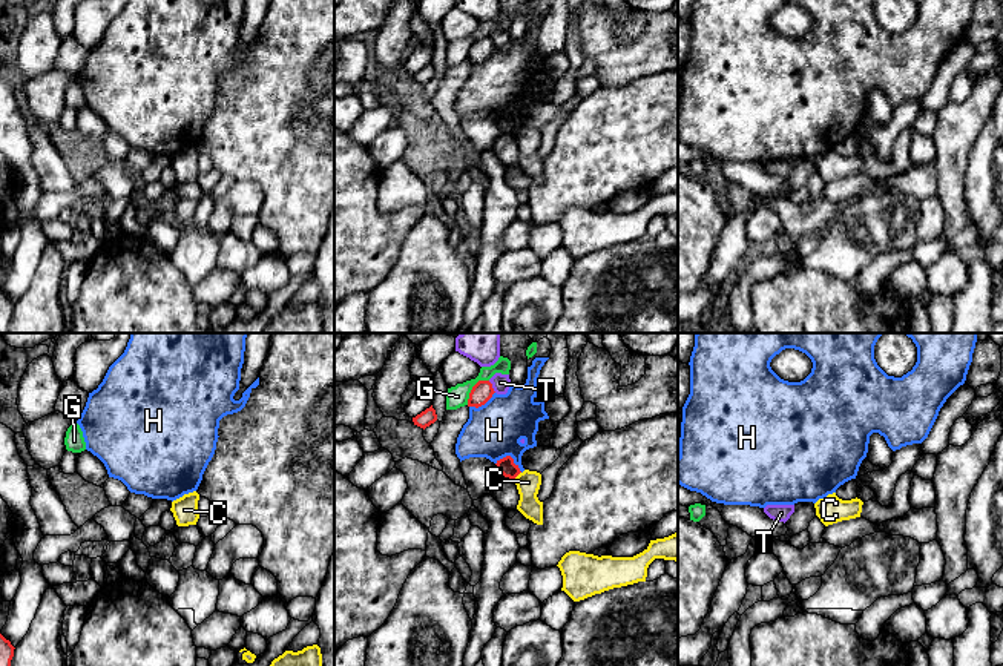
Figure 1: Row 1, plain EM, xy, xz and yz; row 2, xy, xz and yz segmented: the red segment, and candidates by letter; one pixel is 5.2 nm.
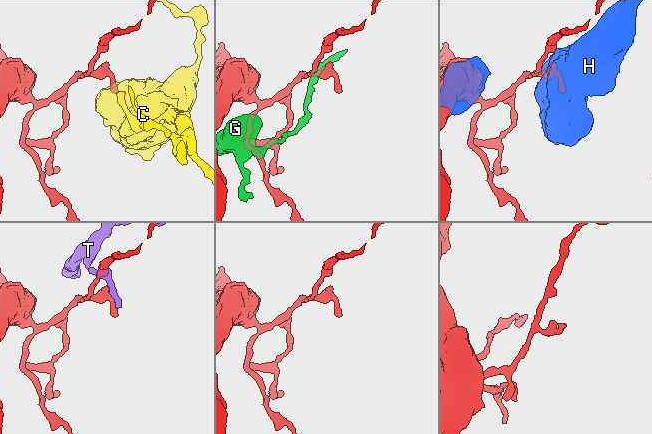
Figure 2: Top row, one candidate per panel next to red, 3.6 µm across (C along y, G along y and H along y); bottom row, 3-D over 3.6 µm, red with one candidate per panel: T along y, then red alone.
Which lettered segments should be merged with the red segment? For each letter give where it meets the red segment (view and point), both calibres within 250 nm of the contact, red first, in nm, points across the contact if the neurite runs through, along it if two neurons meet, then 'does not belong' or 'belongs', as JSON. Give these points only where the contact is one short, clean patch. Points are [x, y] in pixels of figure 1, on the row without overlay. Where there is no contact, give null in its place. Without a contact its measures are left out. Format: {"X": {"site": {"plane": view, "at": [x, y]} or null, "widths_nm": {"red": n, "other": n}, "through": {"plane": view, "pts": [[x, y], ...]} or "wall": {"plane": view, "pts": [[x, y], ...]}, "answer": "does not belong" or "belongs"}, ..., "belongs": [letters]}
{"C": {"site": {"plane": "xz", "at": [517, 131]}, "widths_nm": {"red": 90, "other": 130}, "wall": {"plane": "xz", "pts": [[520, 128], [514, 134]]}, "answer": "does not belong"}, "G": {"site": {"plane": "xz", "at": [473, 45]}, "widths_nm": {"red": 110, "other": 110}, "answer": "does not belong"}, "H": {"site": {"plane": "xz", "at": [511, 114]}, "widths_nm": {"red": 90, "other": 300}, "answer": "does not belong"}, "T": {"site": {"plane": "xz", "at": [491, 43]}, "widths_nm": {"red": 110, "other": 100}, "wall": {"plane": "xz", "pts": [[488, 37], [496, 48]]}, "answer": "does not belong"}, "belongs": []}

